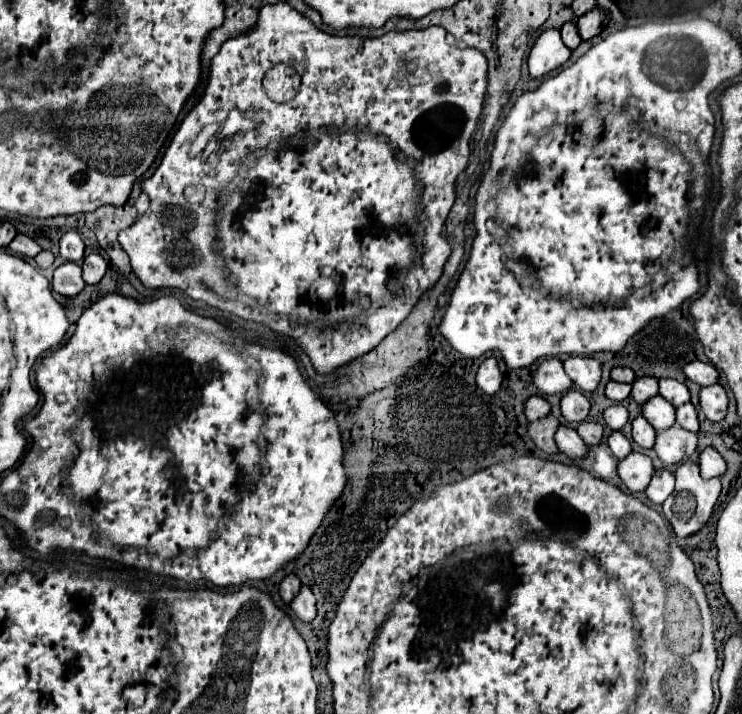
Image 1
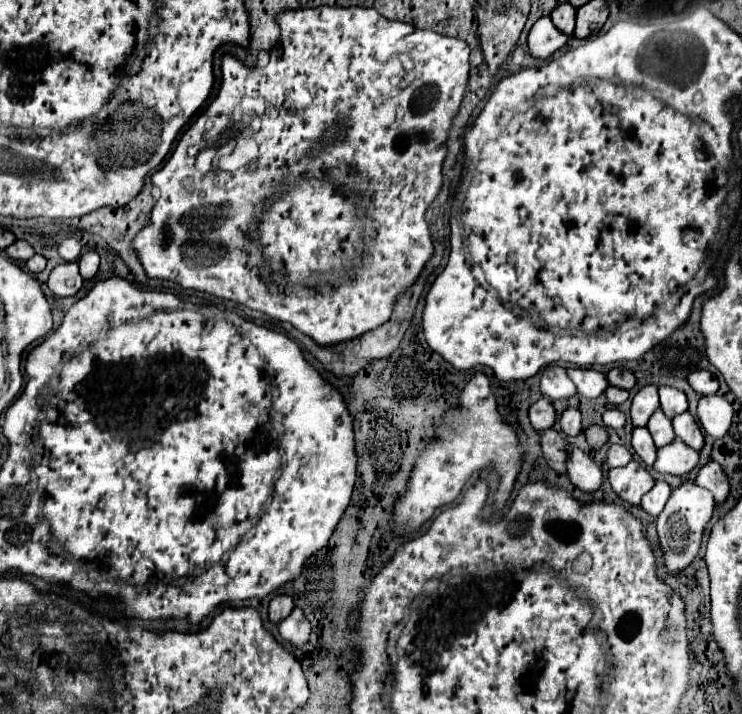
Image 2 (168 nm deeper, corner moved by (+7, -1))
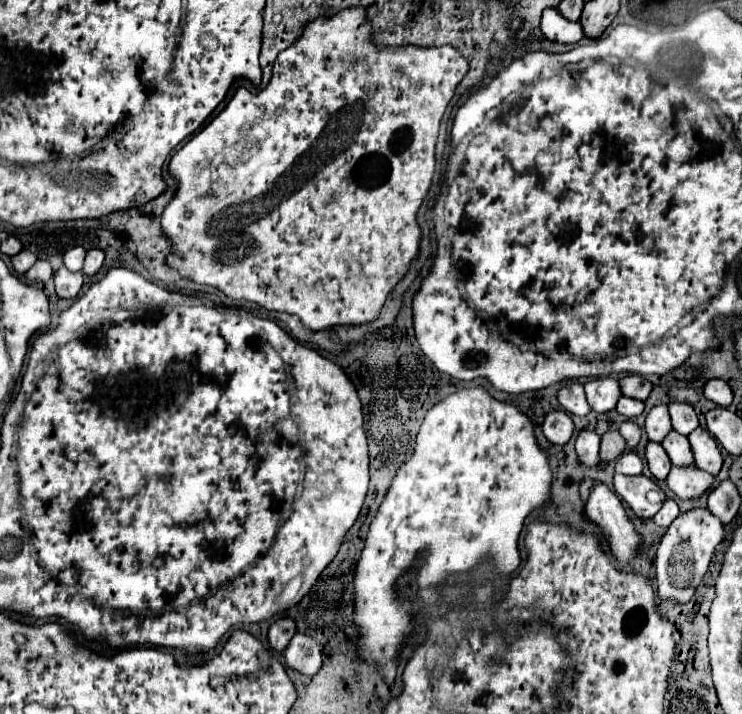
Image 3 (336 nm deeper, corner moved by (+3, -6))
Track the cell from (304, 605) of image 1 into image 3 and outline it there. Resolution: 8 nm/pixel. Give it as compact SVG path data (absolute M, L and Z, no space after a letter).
M300 632L292 638L290 646L284 652L284 658L292 670L296 670L304 676L318 674L318 670L322 666L322 654L320 654L316 640L312 636L306 636Z

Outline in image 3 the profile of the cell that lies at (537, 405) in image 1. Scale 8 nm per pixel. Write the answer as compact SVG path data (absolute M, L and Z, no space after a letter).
M550 412L542 424L544 436L552 444L566 444L574 434L574 422L566 412Z

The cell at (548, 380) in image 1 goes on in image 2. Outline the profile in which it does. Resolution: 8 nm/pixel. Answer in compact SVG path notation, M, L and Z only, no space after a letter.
M550 365L540 371L540 391L548 401L556 401L572 397L576 393L576 387L566 375L564 367Z

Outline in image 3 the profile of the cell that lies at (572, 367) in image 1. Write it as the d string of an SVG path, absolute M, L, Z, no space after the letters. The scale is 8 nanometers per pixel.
M596 378L584 384L586 398L592 410L596 412L610 412L616 408L618 398L622 396L620 384L614 378Z

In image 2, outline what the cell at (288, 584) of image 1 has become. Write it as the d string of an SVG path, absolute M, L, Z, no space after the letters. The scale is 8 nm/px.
M274 595L274 599L270 601L270 621L280 623L294 607L294 601L290 595Z

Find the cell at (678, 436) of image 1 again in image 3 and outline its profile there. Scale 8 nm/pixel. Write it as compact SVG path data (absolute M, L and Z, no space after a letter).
M672 466L666 484L680 500L694 500L712 488L714 478L696 466L690 468Z

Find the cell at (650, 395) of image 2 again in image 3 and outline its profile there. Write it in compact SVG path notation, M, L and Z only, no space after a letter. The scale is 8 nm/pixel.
M658 404L650 410L650 414L646 416L646 434L650 438L650 442L662 442L662 438L666 438L666 434L672 430L672 422L670 422L670 414L668 414L668 406L666 404Z

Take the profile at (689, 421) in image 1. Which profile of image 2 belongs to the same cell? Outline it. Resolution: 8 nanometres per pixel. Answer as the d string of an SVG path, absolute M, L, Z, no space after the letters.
M686 411L686 413L680 413L678 417L672 419L674 423L674 433L676 437L680 437L686 445L690 445L692 449L700 451L702 445L704 445L704 437L700 433L700 425L696 423L696 419Z

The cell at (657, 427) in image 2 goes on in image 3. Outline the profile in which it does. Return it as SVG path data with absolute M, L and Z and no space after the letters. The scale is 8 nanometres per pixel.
M672 430L664 442L662 442L666 454L670 456L672 464L674 466L680 466L680 468L686 468L686 466L694 466L694 454L692 454L692 448L690 448L690 442L686 436L678 434L676 430Z

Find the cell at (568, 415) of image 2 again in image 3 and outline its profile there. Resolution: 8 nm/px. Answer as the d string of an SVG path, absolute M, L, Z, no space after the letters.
M582 430L576 438L576 454L578 460L588 466L588 468L600 468L602 466L602 458L600 458L600 436L590 432L590 430Z

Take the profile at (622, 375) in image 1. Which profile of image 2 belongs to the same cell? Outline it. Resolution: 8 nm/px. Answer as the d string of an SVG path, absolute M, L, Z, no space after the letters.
M612 369L608 375L608 383L620 389L632 389L636 383L636 377L630 369Z

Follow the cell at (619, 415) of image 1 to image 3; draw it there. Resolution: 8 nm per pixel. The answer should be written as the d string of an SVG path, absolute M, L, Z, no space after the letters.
M624 422L622 426L620 426L620 434L624 436L624 440L626 440L626 444L628 444L628 448L630 450L636 450L636 446L638 446L638 442L640 442L640 428L638 428L638 424L634 424L634 422Z

